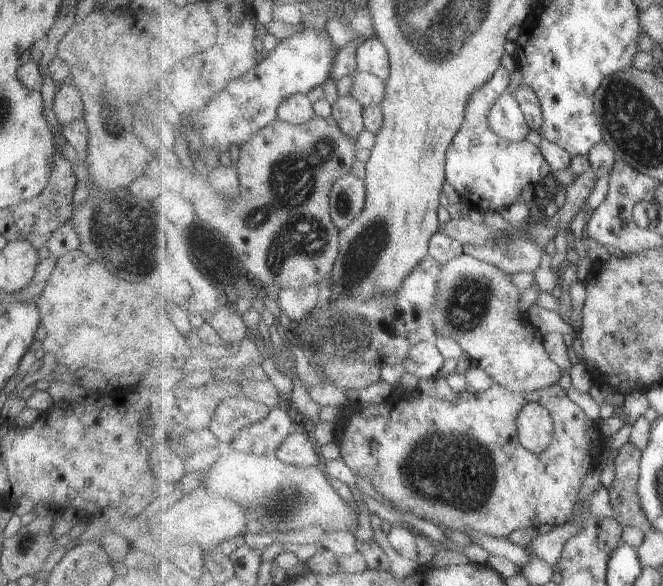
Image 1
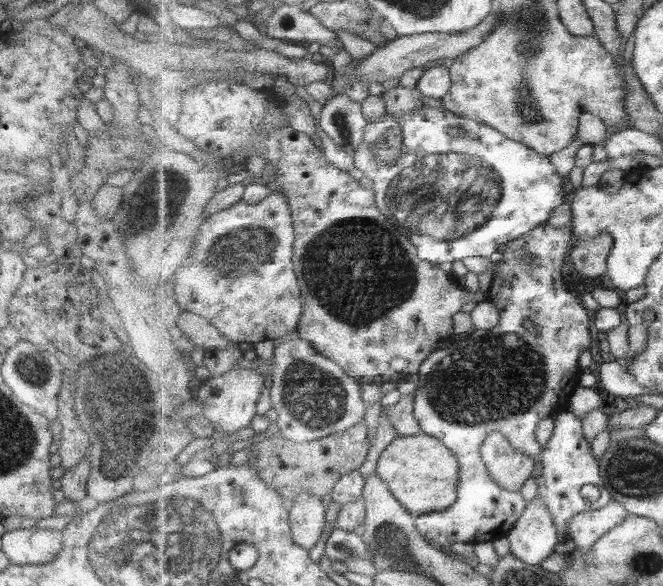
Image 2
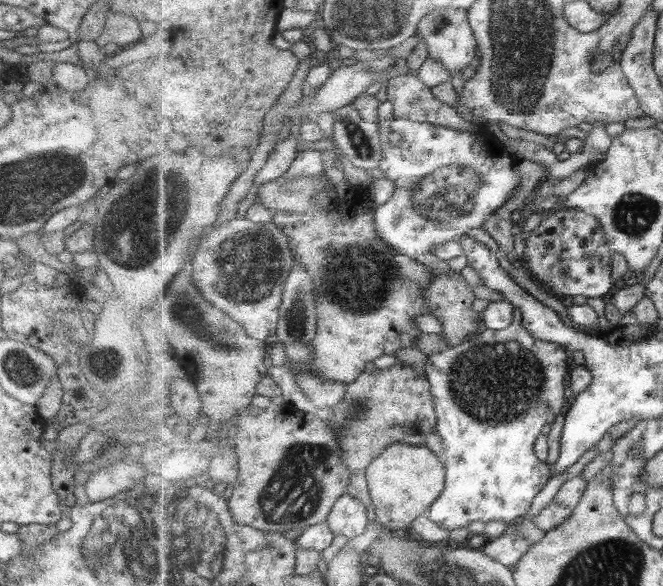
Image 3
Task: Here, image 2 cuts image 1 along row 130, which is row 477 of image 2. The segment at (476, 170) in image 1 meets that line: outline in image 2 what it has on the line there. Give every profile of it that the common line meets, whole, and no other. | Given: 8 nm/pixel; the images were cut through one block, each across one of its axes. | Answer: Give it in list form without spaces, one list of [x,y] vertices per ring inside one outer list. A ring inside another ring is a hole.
[[[544,222],[517,241],[505,244],[496,258],[494,282],[489,290],[489,300],[501,313],[499,324],[491,330],[473,329],[469,333],[454,333],[439,344],[416,376],[418,390],[415,393],[414,415],[422,432],[439,437],[460,459],[460,482],[455,504],[439,512],[421,515],[415,520],[419,532],[444,550],[448,550],[453,542],[495,542],[509,536],[528,502],[525,502],[520,491],[507,490],[493,478],[483,461],[482,445],[492,432],[500,432],[519,452],[534,460],[541,459],[544,447],[536,437],[538,424],[555,413],[567,411],[570,398],[579,389],[579,378],[583,371],[579,367],[579,356],[592,347],[595,330],[594,314],[567,290],[561,278],[563,260],[575,241],[573,235],[572,225],[557,228]],[[526,255],[532,255],[531,262],[524,259]],[[528,320],[534,322],[536,330],[528,329],[525,325]]]

